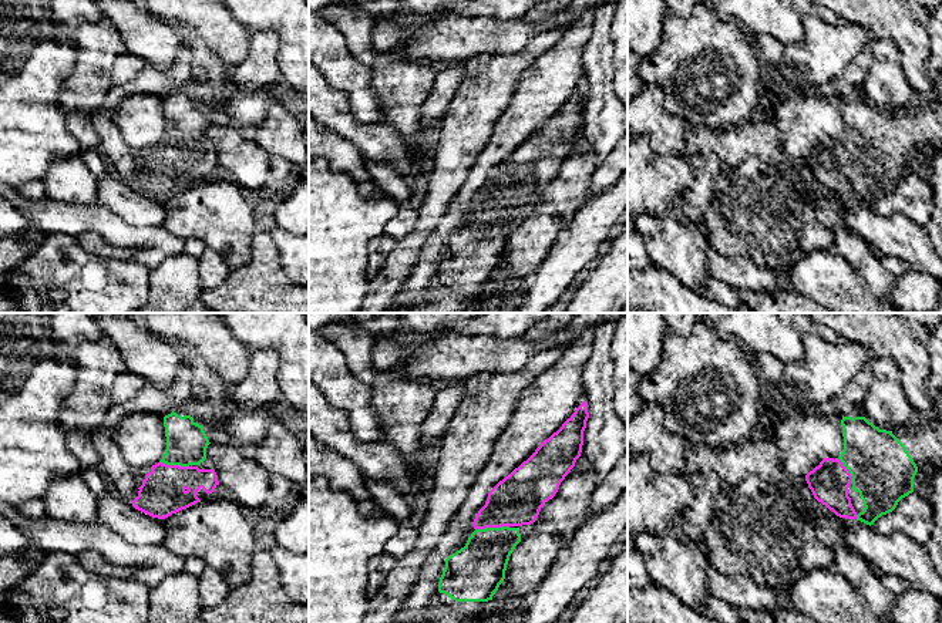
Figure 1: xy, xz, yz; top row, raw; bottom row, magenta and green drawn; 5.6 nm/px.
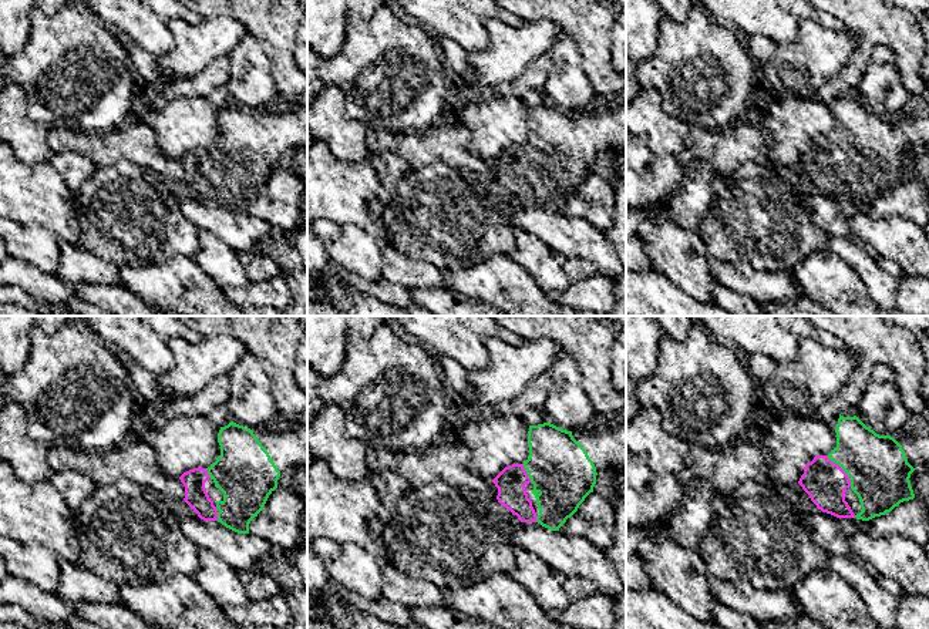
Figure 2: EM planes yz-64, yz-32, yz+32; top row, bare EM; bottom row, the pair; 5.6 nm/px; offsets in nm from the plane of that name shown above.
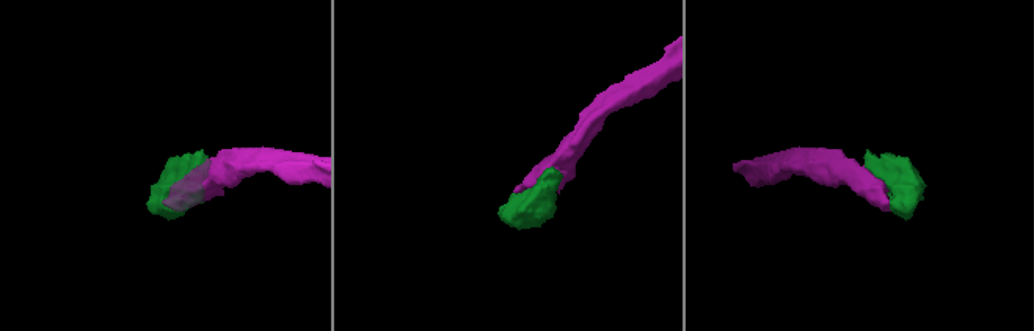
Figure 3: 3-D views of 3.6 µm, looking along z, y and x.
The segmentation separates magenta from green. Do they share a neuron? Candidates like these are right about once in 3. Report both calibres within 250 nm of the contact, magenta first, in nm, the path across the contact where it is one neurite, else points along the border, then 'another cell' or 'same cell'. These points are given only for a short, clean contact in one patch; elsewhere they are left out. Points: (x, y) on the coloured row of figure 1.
280/300 nm | same cell

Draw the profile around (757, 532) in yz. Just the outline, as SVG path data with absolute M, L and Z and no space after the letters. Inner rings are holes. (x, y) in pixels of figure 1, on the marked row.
M757 475L720 491L714 499L711 523L702 539L709 565L716 570L724 575L744 576L758 586L770 586L771 589L791 586L811 570L832 569L834 565L834 550L815 535L813 515L801 504L788 499L776 484Z

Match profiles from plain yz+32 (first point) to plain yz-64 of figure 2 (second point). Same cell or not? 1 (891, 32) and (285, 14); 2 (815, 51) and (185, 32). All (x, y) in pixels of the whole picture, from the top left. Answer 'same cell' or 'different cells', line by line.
1: same cell
2: same cell

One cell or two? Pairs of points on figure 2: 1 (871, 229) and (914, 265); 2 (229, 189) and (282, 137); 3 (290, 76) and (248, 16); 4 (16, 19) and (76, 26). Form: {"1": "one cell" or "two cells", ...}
{"1": "one cell", "2": "one cell", "3": "one cell", "4": "two cells"}

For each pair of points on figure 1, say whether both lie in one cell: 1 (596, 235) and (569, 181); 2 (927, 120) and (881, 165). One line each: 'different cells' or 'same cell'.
1: different cells
2: same cell

